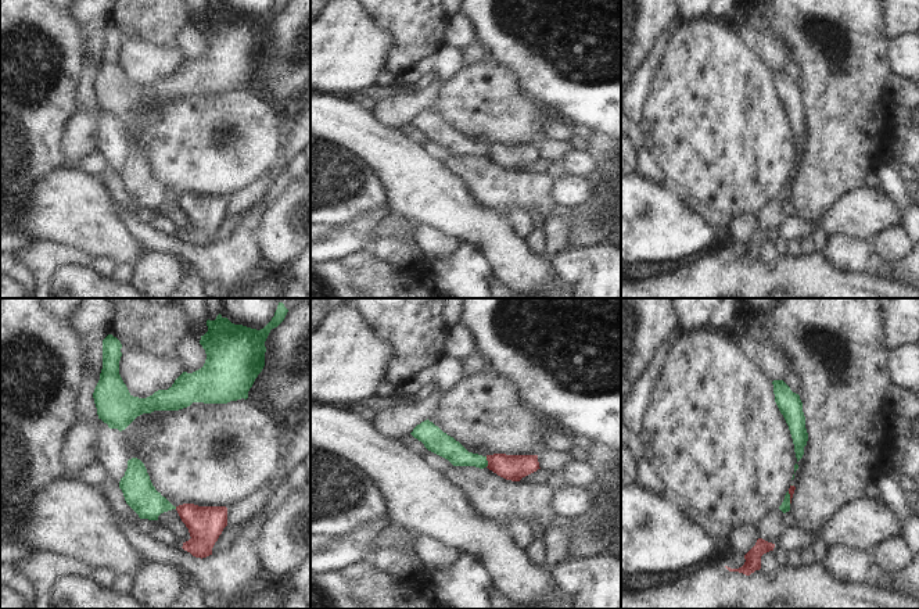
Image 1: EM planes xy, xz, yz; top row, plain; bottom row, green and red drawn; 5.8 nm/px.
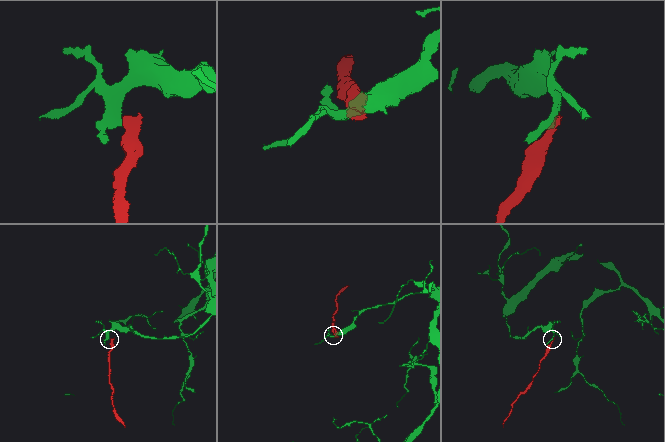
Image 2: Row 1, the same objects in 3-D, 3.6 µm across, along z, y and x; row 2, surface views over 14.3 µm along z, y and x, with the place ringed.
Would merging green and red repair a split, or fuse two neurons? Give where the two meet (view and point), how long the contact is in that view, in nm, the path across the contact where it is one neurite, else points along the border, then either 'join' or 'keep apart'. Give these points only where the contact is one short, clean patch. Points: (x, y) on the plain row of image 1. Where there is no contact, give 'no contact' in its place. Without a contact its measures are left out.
xz (487, 151) | 60 nm | along xz (485, 146), (487, 156) | keep apart

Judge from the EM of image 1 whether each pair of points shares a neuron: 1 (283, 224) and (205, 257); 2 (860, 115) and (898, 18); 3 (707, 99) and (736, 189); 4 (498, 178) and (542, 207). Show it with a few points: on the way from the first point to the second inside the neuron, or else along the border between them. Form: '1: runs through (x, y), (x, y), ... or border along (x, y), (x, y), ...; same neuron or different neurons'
1: border along (266, 207), (257, 229), (258, 253); different neurons
2: border along (882, 14), (882, 33), (889, 40); different neurons
3: runs through (713, 121), (721, 136), (732, 147), (736, 167); same neuron
4: runs through (509, 189), (521, 189), (531, 196); same neuron

